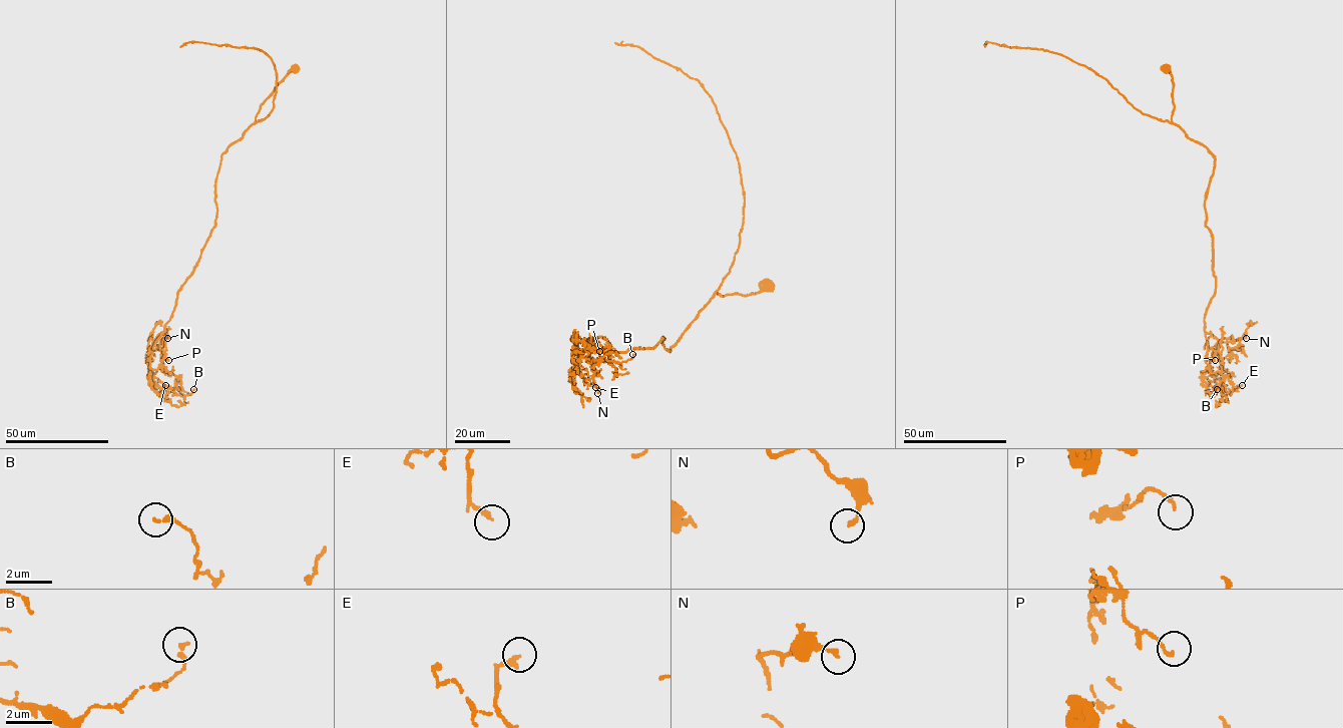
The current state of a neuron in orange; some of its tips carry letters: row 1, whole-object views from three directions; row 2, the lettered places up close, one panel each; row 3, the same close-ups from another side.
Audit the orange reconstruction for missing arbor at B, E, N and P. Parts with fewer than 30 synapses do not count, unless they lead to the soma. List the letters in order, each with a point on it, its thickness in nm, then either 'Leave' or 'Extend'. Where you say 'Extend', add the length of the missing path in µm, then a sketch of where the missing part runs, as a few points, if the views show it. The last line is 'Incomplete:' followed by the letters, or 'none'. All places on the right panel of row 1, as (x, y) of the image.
B: Place: (1217, 389). Thickness 190 nm. Leave
E: Place: (1242, 385). Thickness 200 nm. Leave
N: Place: (1246, 338). Thickness 190 nm. Leave
P: Place: (1215, 360). Thickness 130 nm. Leave
Incomplete: none

